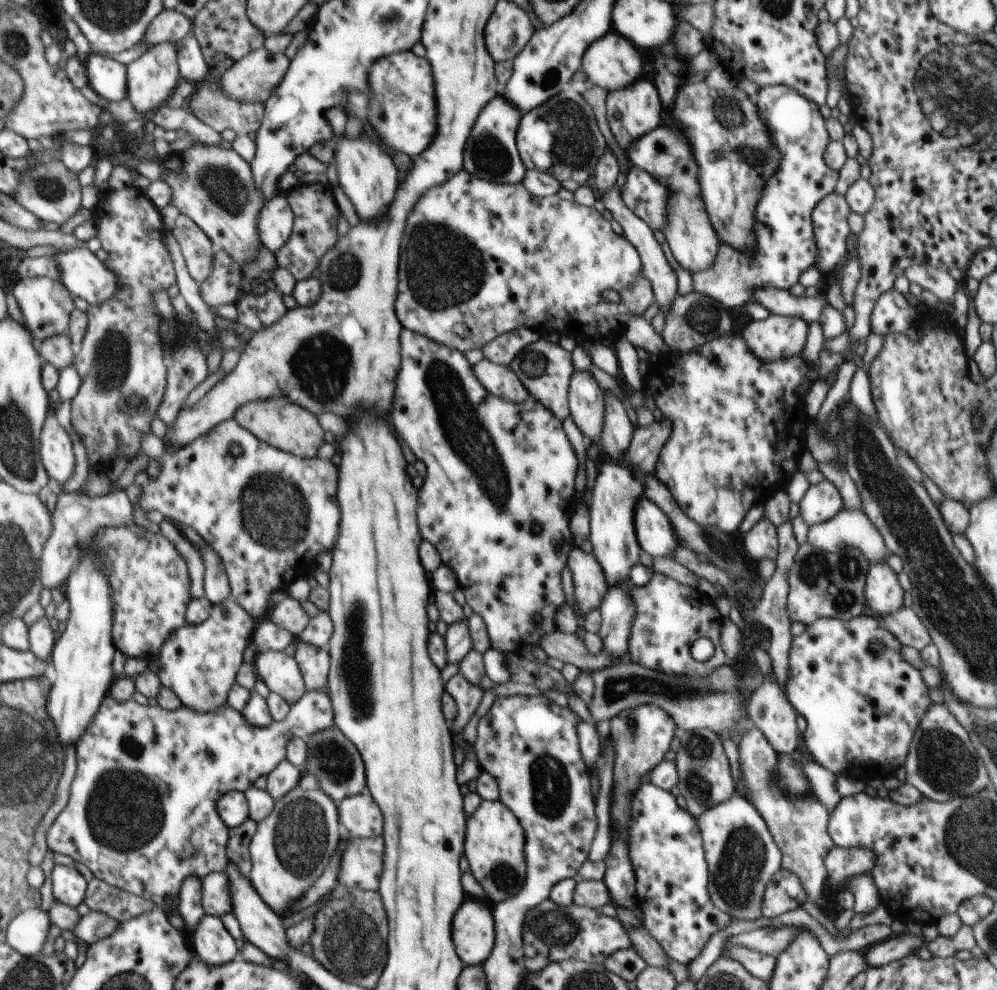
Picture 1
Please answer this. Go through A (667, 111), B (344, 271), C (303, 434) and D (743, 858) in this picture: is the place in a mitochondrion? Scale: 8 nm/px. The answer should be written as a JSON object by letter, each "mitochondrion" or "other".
{"A":"other","B":"mitochondrion","C":"other","D":"mitochondrion"}

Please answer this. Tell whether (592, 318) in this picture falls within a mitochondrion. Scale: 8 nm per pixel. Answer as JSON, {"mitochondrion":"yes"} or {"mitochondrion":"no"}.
{"mitochondrion":"no"}

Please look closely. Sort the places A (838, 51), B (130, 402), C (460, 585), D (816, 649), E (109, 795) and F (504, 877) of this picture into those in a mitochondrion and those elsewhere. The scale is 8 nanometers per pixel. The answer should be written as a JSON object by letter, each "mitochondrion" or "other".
{"A":"other","B":"mitochondrion","C":"other","D":"other","E":"mitochondrion","F":"mitochondrion"}

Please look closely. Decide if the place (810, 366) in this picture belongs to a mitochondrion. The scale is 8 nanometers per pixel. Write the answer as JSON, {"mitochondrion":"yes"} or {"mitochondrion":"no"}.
{"mitochondrion":"no"}

